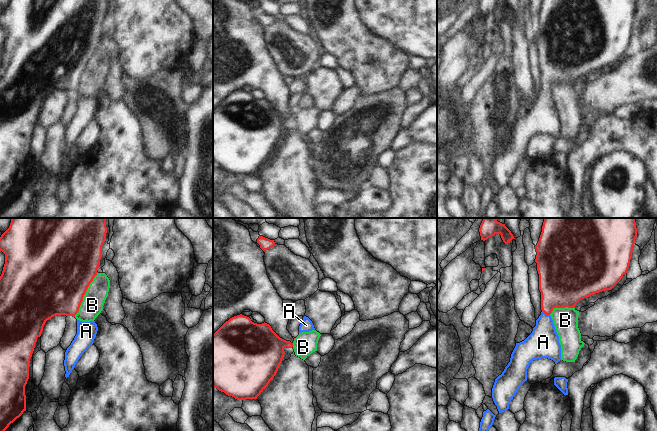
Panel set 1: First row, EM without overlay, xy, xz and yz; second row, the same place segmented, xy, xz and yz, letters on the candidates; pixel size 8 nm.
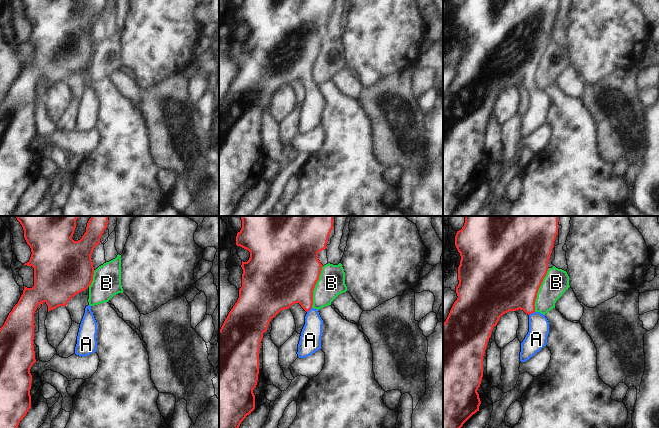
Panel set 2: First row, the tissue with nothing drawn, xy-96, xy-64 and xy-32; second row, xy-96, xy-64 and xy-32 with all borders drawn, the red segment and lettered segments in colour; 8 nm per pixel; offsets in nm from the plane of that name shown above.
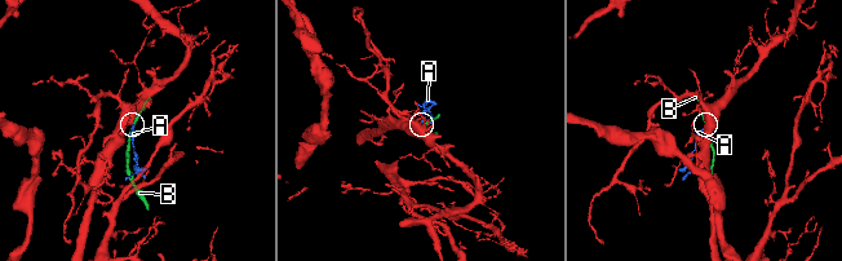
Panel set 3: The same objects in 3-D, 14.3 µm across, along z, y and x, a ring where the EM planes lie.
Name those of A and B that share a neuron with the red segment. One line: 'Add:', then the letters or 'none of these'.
Add: A

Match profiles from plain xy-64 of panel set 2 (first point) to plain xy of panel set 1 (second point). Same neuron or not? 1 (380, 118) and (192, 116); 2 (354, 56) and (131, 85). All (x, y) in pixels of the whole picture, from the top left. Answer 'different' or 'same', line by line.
1: different
2: different

